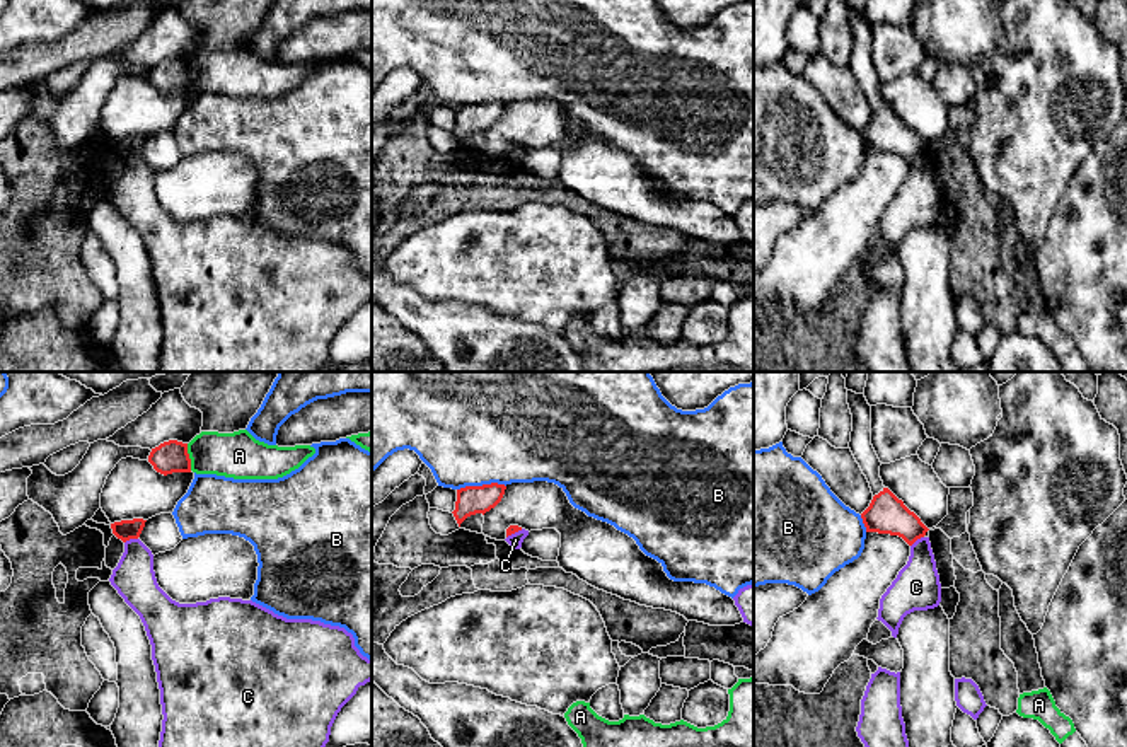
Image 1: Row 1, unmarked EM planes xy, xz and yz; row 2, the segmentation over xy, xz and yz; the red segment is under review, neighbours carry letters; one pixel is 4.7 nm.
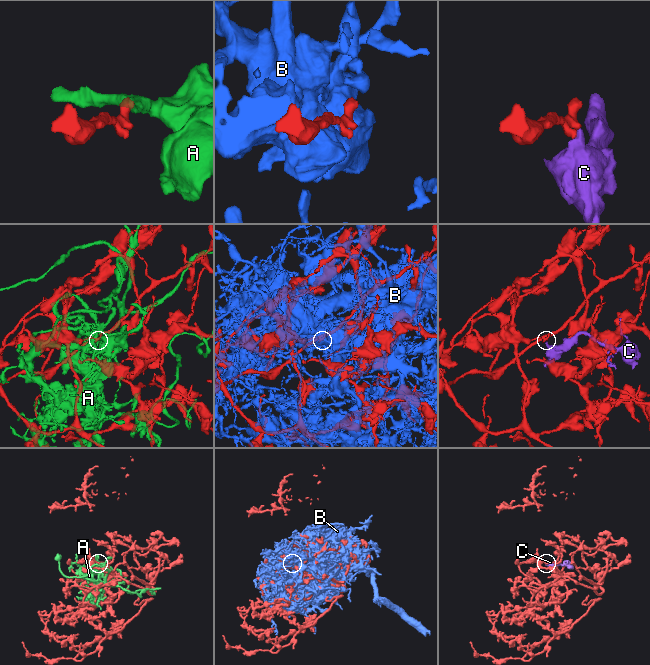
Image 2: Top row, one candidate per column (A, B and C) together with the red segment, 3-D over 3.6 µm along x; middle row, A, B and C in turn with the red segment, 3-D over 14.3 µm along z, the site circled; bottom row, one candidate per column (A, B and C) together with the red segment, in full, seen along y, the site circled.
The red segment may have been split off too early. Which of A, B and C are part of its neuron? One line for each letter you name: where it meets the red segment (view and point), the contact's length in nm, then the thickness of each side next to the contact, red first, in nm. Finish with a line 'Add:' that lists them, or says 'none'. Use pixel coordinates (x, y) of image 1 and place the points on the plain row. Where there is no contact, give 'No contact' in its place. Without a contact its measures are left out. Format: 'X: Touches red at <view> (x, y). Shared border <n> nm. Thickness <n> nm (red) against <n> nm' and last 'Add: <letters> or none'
Add: none

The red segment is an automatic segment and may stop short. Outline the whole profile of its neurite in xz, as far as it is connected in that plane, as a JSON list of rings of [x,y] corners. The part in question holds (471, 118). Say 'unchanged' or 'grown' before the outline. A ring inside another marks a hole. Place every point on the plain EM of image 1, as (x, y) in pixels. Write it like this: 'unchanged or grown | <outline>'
unchanged | [[[498,101],[457,107],[455,128],[452,131],[459,145],[467,135],[476,131],[484,133],[494,126],[501,119],[505,107],[506,104]]]

